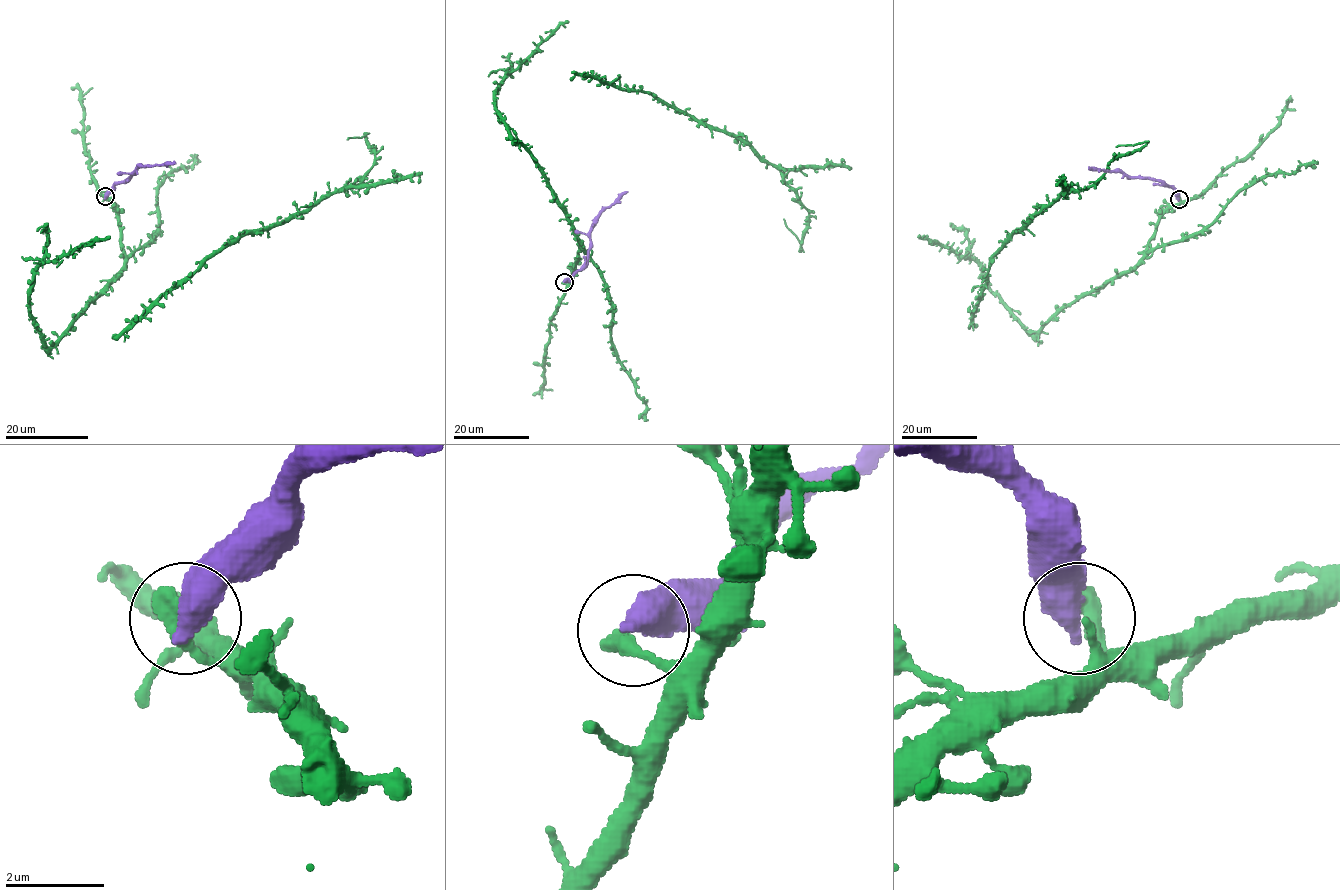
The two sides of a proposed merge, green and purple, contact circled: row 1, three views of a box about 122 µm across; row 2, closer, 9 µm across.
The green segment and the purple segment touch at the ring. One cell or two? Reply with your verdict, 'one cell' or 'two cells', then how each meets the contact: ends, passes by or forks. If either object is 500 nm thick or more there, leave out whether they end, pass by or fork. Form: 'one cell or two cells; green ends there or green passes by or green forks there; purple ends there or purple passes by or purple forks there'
two cells

